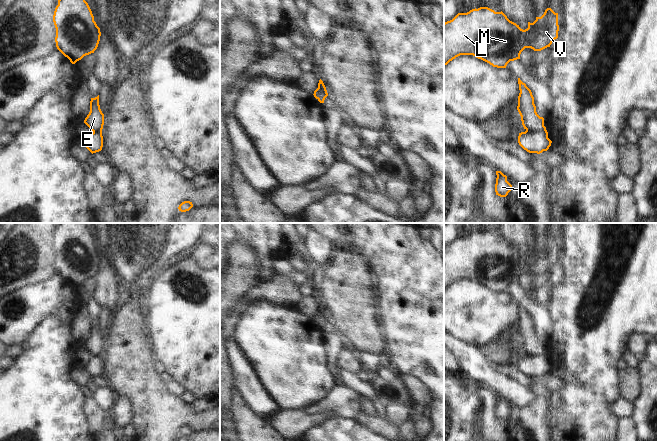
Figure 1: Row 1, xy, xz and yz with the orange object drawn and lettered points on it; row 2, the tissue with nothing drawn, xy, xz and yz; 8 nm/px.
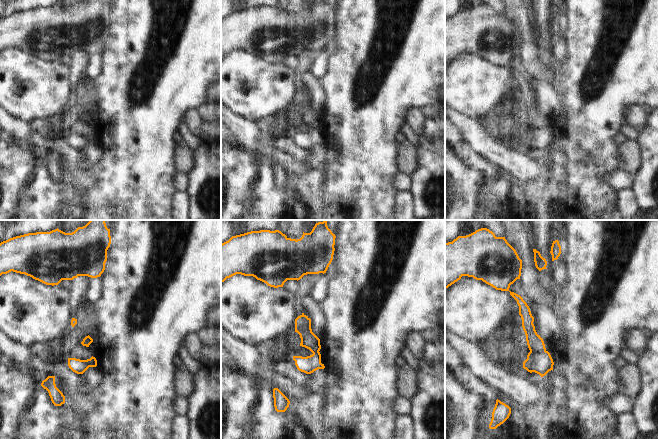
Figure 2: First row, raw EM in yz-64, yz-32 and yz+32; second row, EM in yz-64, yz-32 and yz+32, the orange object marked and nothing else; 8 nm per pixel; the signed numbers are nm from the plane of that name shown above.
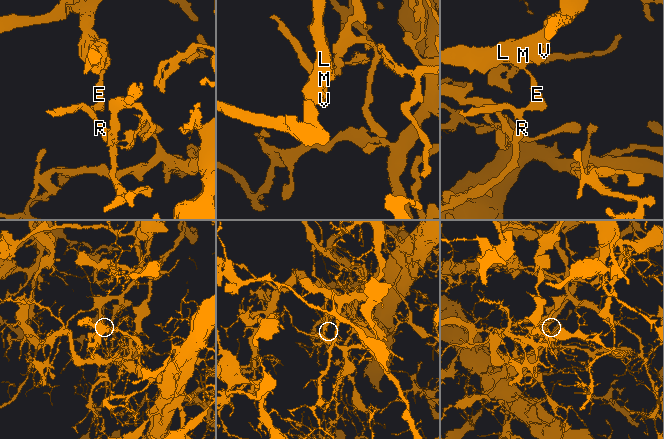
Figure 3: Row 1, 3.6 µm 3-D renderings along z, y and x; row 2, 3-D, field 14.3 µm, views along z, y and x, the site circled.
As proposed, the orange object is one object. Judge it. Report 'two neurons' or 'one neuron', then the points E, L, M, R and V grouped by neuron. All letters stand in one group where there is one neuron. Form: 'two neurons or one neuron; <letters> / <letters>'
two neurons; E L M V / R

